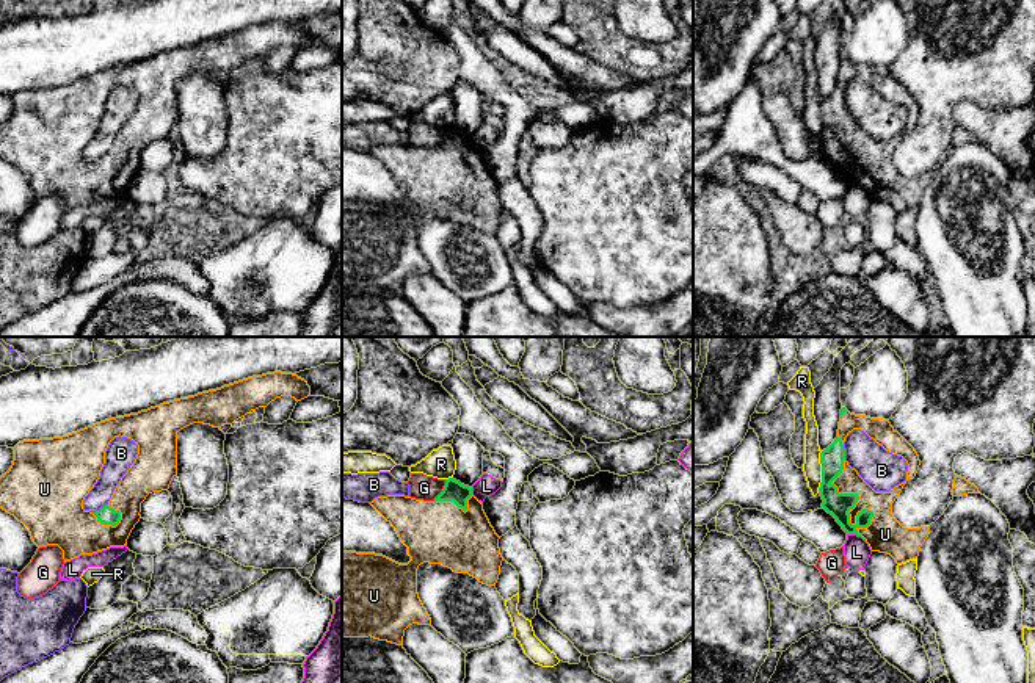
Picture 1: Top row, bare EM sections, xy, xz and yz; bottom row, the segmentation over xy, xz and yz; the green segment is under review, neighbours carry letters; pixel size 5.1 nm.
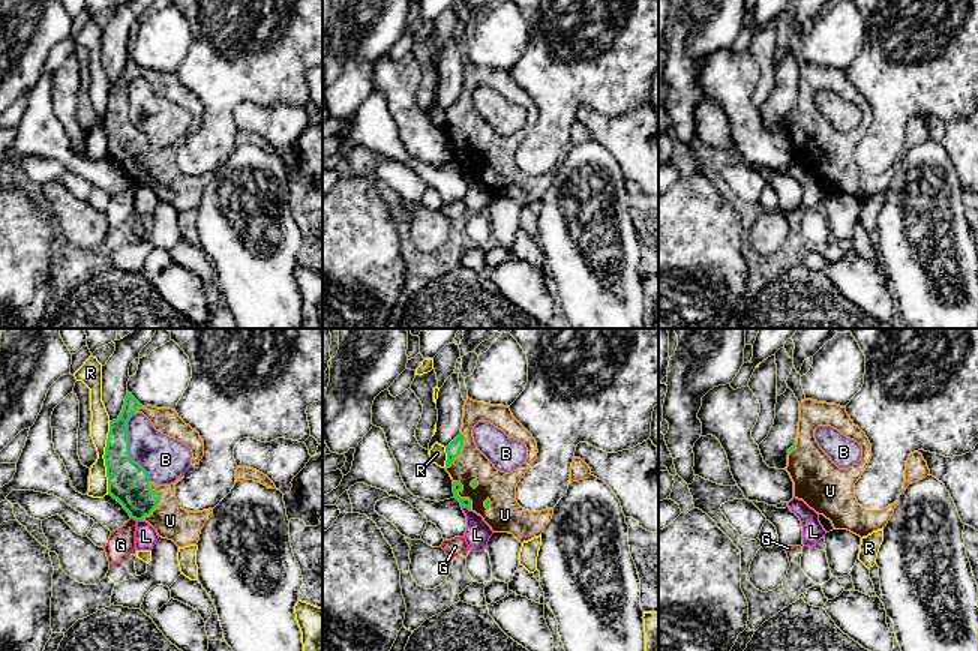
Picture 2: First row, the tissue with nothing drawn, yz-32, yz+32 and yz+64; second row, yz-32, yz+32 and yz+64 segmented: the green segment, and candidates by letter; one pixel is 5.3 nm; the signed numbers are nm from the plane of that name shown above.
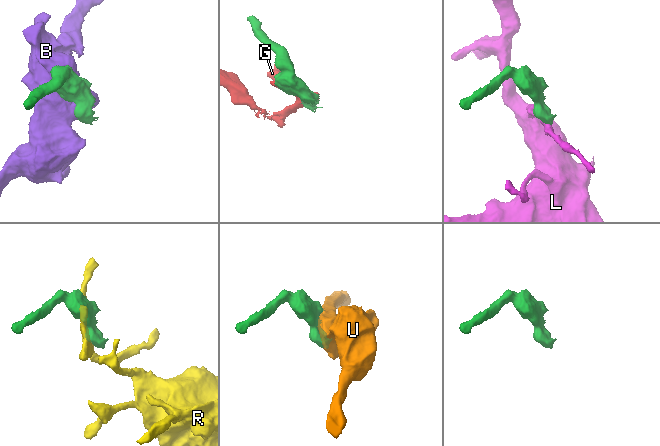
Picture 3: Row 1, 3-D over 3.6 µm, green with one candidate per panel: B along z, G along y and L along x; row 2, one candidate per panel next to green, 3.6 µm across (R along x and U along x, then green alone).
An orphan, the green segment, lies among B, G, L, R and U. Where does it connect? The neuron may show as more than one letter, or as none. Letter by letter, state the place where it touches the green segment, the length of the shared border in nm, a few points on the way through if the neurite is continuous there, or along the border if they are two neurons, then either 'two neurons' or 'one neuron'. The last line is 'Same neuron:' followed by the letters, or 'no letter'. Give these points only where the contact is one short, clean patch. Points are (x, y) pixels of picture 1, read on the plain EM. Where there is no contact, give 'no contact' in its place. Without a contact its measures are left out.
B: contact xy (101, 157); length 90 nm; two neurons
G: contact xz (443, 140); length 130 nm; two neurons
L: contact yz (855, 182); length 90 nm; border yz (847, 182), (855, 182), (863, 188); two neurons
R: contact yz (822, 119); length 190 nm; two neurons
U: contact yz (853, 143); length 420 nm; one neuron
Same neuron: U

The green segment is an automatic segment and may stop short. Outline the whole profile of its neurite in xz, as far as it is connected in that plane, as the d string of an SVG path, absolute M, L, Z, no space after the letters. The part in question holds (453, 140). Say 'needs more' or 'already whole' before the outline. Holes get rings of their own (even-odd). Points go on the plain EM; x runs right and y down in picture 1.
needs more; M448 127L433 150L387 144L370 154L395 177L411 210L398 213L383 204L342 201L342 287L372 285L401 295L409 274L431 274L417 243L417 218L423 211L442 213L456 222L469 222L483 233L496 235L503 210L500 186L491 175L481 150L472 144L472 136Z

